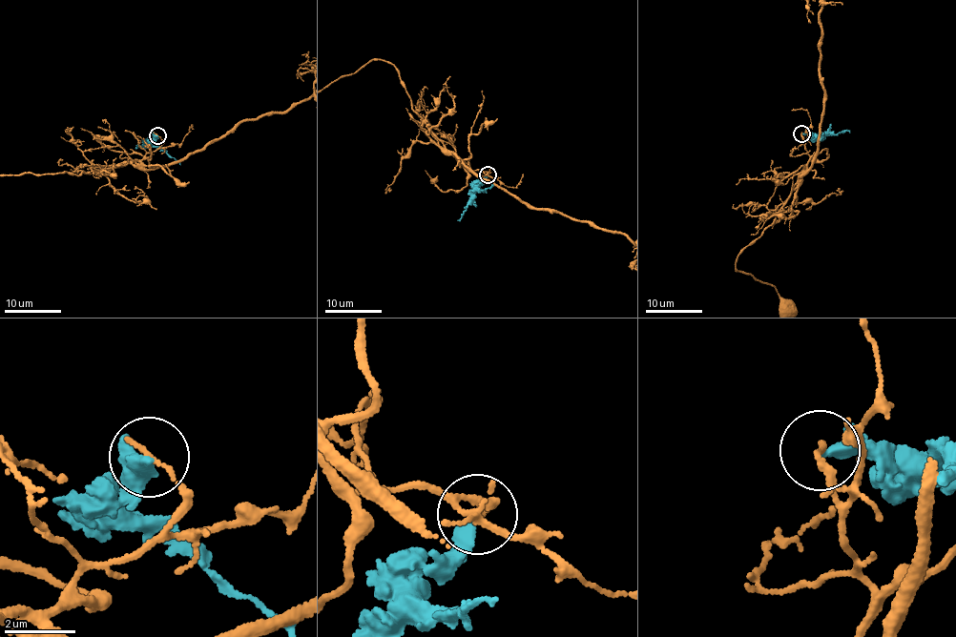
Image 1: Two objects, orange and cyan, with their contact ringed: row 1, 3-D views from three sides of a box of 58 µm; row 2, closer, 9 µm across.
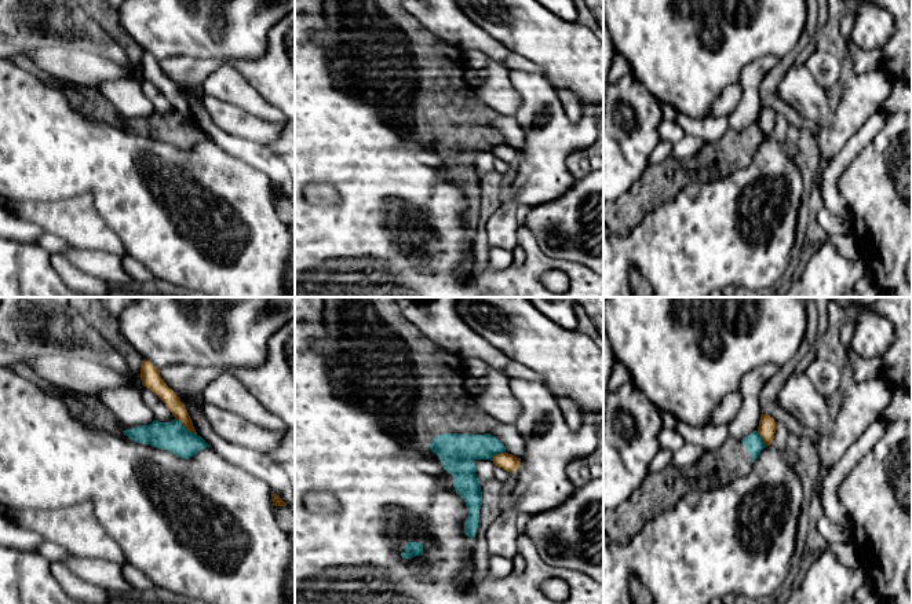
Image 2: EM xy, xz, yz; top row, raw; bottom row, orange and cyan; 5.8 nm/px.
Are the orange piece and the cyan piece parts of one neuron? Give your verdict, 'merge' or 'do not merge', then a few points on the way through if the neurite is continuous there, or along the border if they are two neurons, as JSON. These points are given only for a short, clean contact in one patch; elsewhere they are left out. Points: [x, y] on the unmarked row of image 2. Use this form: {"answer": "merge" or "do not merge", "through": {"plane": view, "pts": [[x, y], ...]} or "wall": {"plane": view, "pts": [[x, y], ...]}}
{"answer": "do not merge", "wall": {"plane": "xy", "pts": [[175, 110], [196, 125]]}}

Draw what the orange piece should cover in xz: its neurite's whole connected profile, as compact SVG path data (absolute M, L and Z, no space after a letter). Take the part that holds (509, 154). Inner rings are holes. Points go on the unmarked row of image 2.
M508 144L496 146L492 153L496 158L503 160L507 164L517 164L521 158L521 150Z

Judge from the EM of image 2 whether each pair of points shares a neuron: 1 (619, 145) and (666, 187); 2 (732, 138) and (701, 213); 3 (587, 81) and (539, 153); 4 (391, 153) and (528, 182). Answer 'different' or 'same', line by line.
1: different
2: different
3: different
4: different

